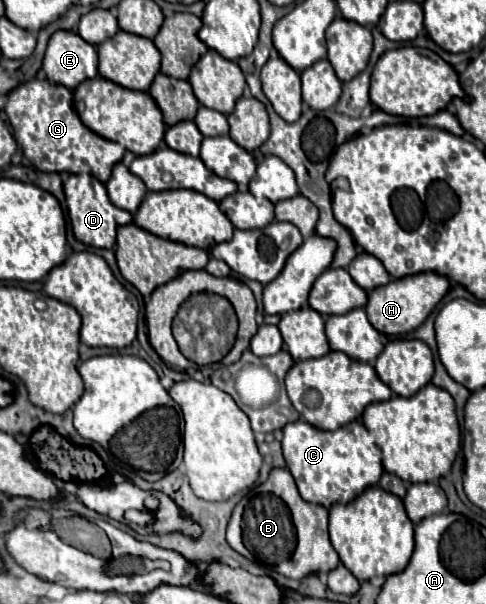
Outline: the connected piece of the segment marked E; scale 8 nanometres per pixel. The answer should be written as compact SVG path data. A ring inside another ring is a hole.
M58 29L48 41L42 69L46 71L48 81L64 85L68 89L74 89L78 83L82 83L86 79L94 79L98 75L98 55L96 55L94 45L86 43L78 33Z

